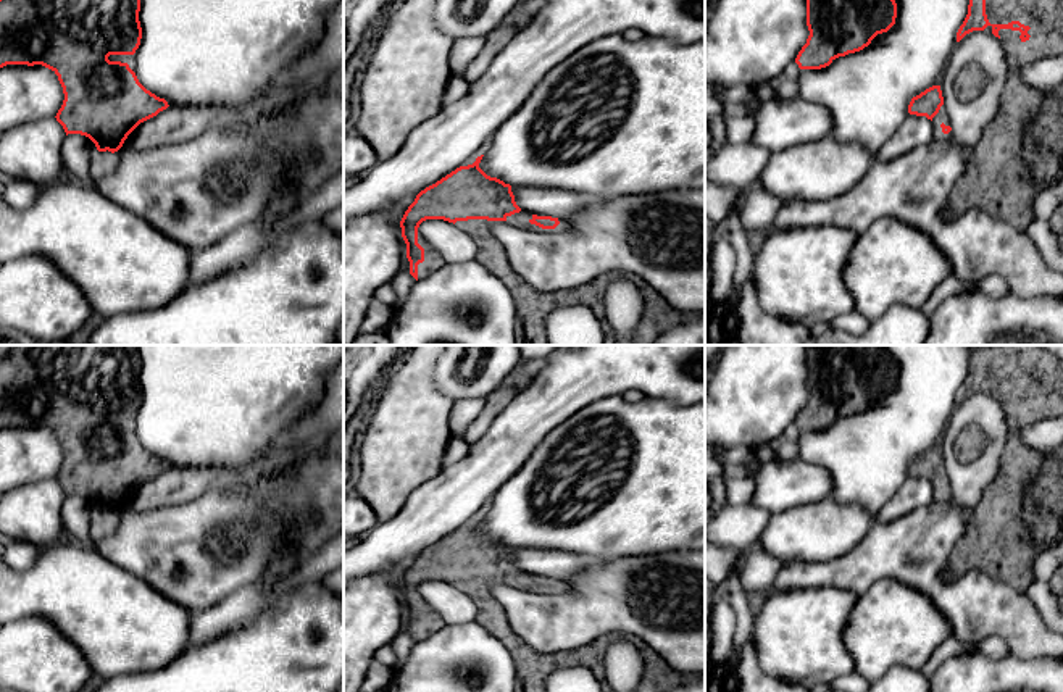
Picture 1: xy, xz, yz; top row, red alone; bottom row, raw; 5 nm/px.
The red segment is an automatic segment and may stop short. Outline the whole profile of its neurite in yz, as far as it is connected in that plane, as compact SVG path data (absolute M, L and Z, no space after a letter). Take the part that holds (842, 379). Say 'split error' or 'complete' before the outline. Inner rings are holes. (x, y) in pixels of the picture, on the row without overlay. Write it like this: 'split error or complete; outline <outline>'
complete; outline M807 345L807 387L810 397L798 413L795 424L800 431L821 431L836 419L863 411L871 402L887 394L897 379L897 365L884 345Z

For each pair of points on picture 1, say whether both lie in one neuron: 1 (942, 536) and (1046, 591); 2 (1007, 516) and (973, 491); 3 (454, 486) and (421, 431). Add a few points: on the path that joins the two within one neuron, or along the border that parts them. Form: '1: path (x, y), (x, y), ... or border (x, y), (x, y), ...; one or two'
1: border (1025, 592), (1046, 625); two
2: border (984, 497), (965, 512), (965, 531); two
3: border (441, 468), (412, 492); two

